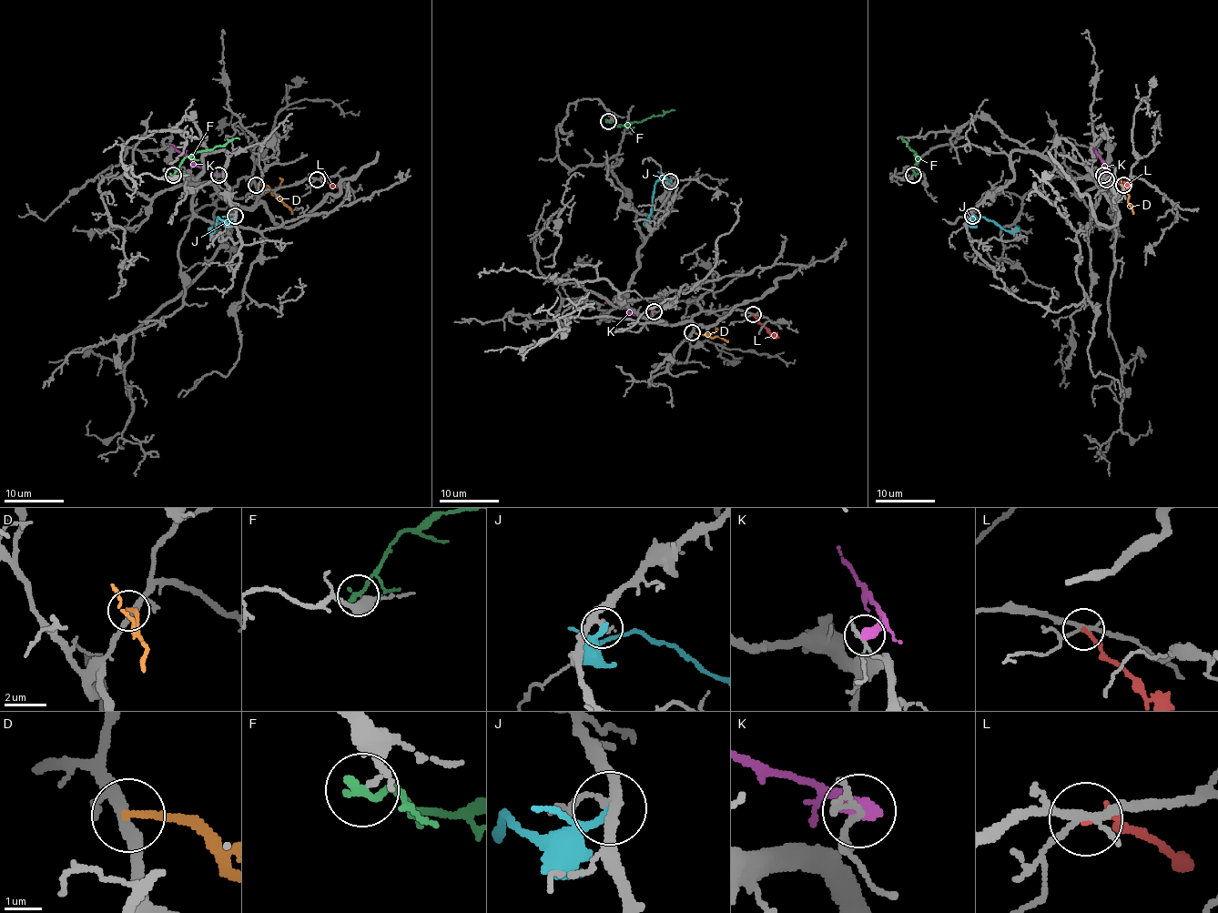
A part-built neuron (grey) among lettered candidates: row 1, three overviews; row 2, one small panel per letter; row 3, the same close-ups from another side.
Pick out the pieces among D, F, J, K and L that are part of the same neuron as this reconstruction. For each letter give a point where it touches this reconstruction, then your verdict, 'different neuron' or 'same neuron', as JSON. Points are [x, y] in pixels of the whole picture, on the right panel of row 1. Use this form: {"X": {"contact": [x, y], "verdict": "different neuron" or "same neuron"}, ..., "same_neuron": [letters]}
{"D": {"contact": [1123, 185], "verdict": "different neuron"}, "F": {"contact": [913, 175], "verdict": "different neuron"}, "J": {"contact": [972, 216], "verdict": "different neuron"}, "K": {"contact": [1103, 175], "verdict": "different neuron"}, "L": {"contact": [1106, 179], "verdict": "different neuron"}, "same_neuron": []}

